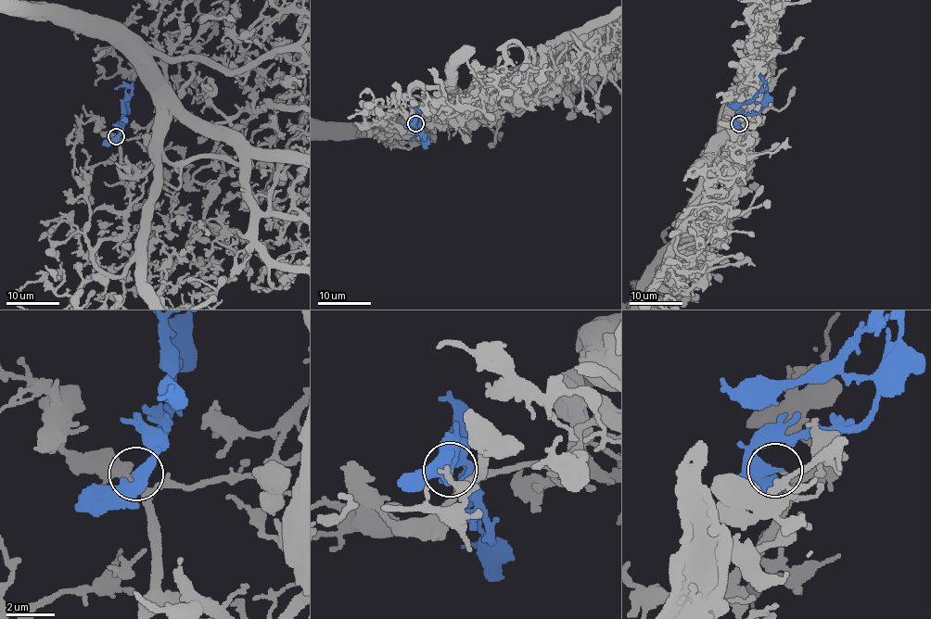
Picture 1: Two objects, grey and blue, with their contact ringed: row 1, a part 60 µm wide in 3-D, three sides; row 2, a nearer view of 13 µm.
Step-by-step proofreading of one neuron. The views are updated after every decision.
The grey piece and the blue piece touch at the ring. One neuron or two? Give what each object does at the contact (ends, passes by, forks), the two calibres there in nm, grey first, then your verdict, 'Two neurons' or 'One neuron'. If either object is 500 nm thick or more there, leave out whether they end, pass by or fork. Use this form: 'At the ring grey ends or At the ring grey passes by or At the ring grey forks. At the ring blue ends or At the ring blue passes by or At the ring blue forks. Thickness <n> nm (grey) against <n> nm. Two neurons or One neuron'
At the ring grey passes by. At the ring blue ends. Thickness 130 nm (grey) against 480 nm. One neuron

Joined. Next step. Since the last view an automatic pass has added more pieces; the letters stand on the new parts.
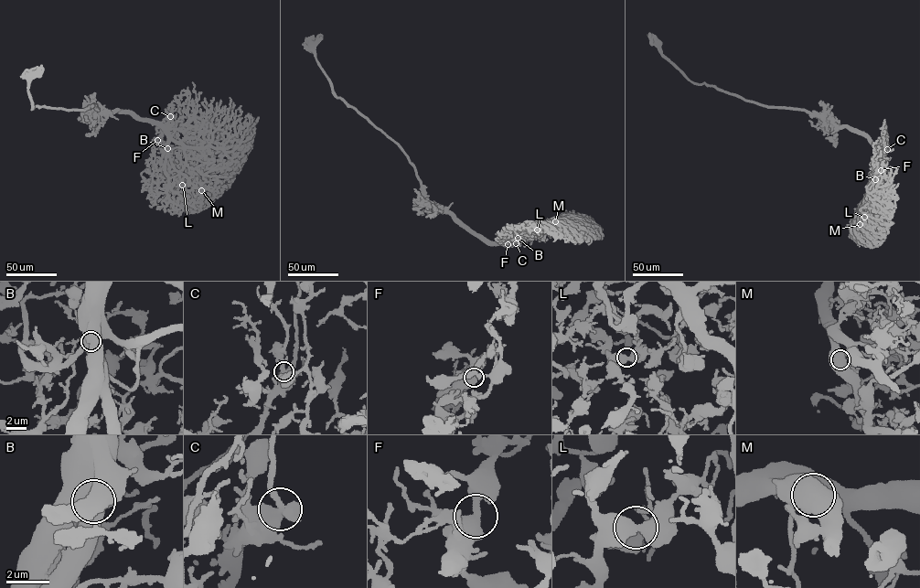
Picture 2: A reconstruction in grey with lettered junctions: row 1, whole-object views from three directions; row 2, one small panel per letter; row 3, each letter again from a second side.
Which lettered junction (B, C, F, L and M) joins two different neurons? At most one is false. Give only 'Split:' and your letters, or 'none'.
Split: none

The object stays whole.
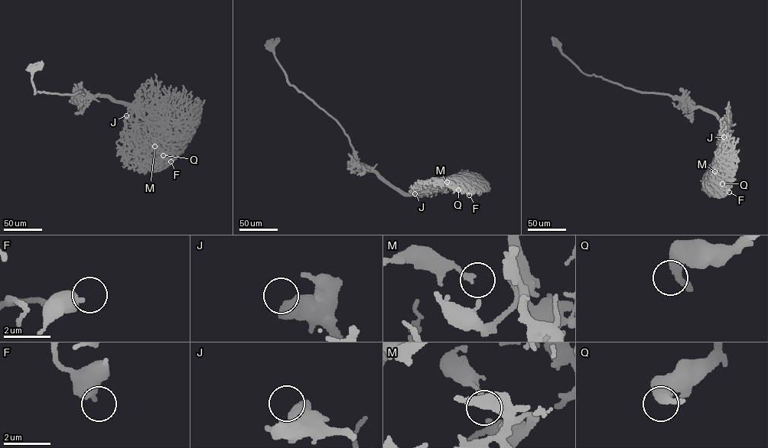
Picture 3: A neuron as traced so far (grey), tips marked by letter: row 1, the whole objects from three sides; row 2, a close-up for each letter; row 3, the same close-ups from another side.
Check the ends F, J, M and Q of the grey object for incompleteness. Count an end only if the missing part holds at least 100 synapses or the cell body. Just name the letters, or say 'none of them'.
none of them

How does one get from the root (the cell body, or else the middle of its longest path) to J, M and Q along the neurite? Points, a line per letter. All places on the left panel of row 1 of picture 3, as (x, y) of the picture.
J: (33, 66), (35, 94), (72, 94), (80, 90), (85, 95), (108, 95), (130, 106), (132, 112), (126, 115)
M: (33, 66), (35, 94), (80, 90), (124, 102), (135, 113), (144, 143), (154, 146)
Q: (33, 66), (35, 94), (72, 94), (80, 90), (128, 105), (136, 115), (140, 137), (167, 154), (163, 155)

